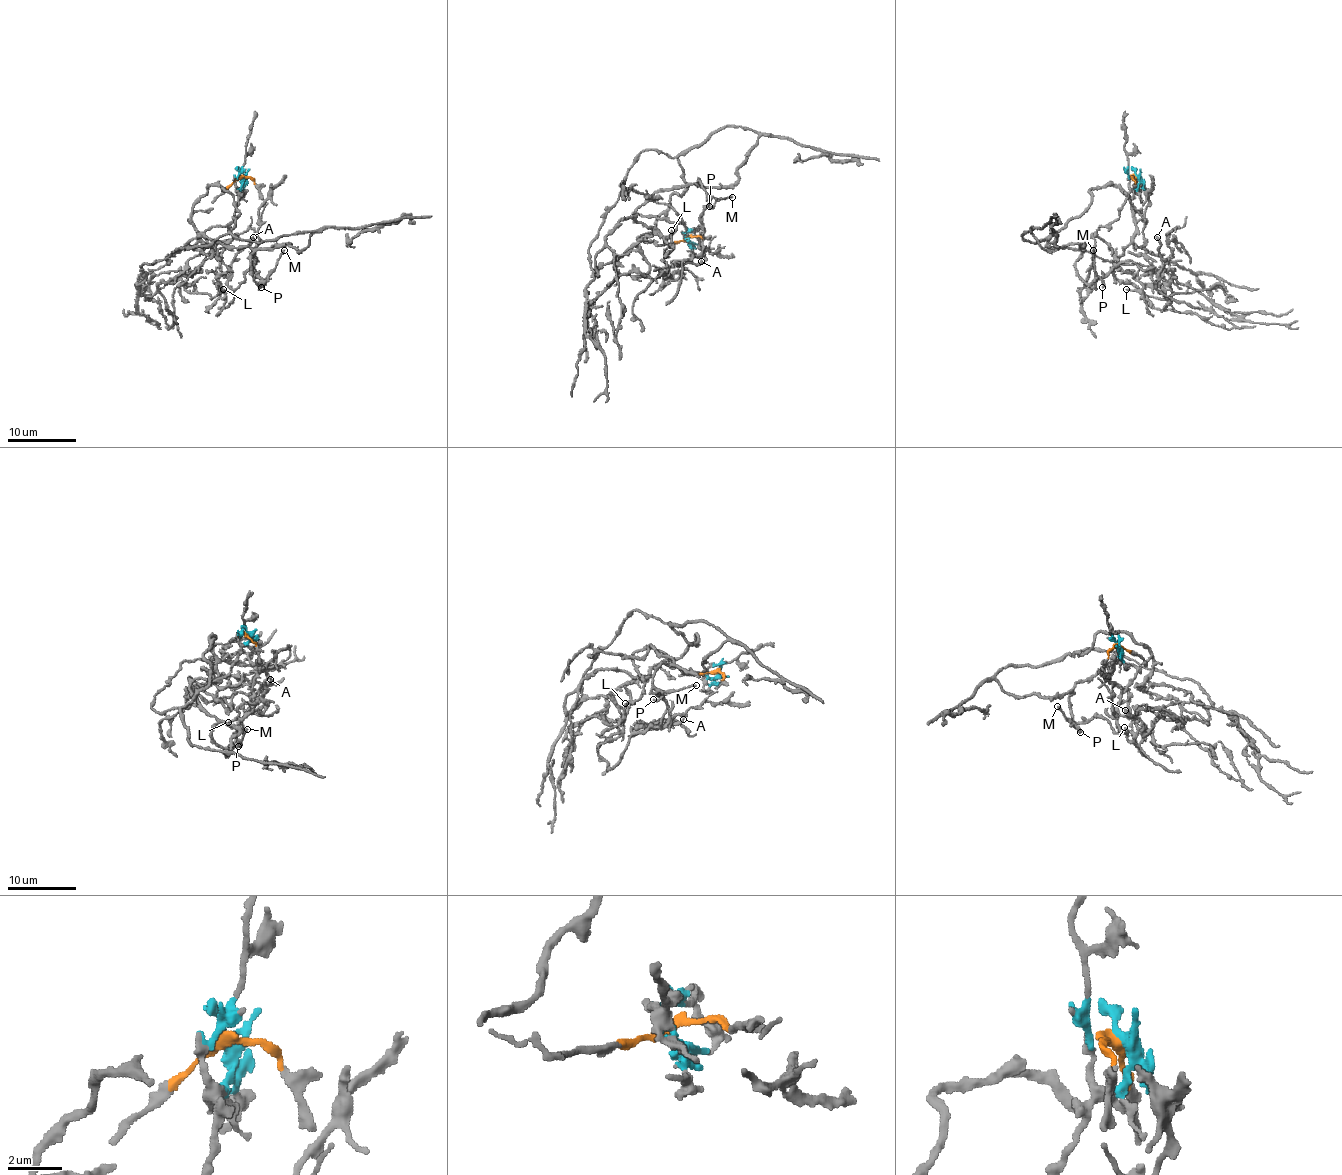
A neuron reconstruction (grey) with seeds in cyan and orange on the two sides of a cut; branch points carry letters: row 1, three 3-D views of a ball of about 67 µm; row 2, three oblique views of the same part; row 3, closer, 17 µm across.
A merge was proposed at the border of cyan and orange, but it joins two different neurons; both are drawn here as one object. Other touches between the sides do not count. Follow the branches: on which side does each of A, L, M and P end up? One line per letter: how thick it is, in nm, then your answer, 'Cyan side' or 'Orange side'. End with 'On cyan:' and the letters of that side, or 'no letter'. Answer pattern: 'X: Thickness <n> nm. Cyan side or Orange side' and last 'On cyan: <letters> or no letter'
A: Thickness 300 nm. Cyan side
L: Thickness 170 nm. Cyan side
M: Thickness 150 nm. Cyan side
P: Thickness 220 nm. Cyan side
On cyan: A, L, M, P

